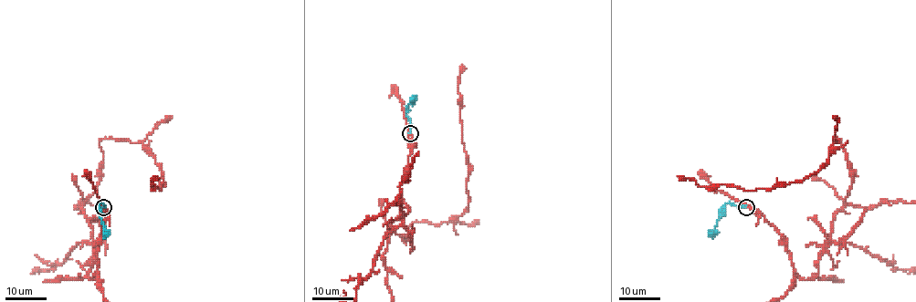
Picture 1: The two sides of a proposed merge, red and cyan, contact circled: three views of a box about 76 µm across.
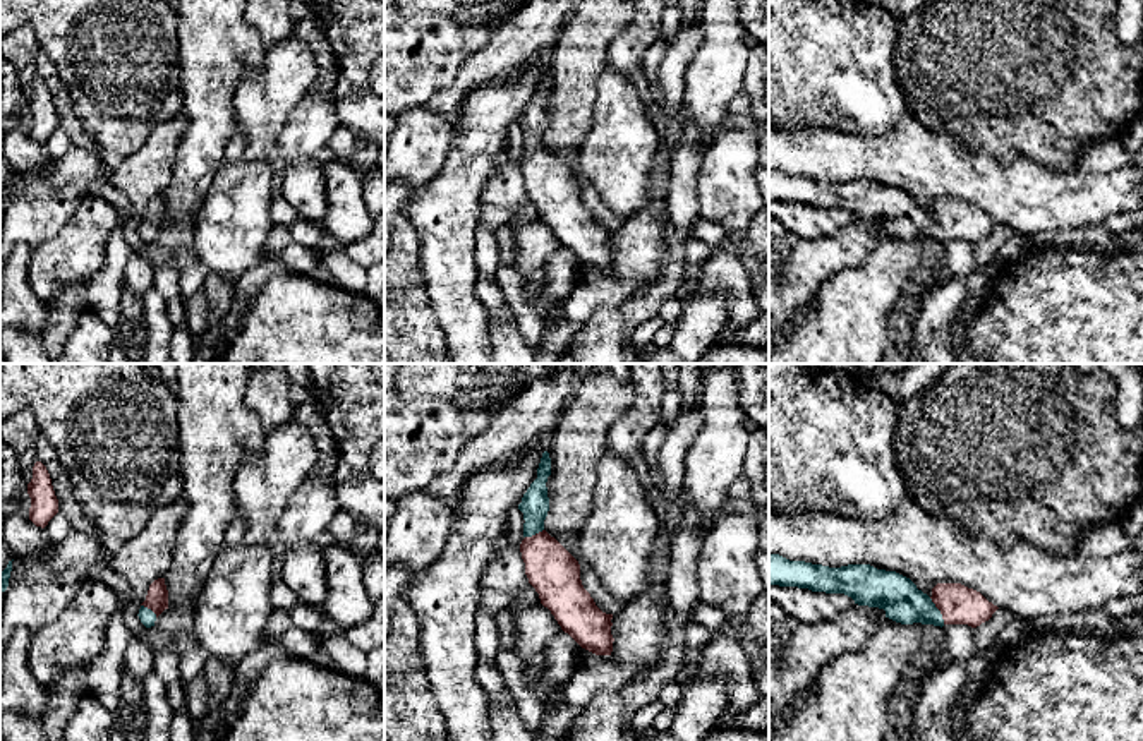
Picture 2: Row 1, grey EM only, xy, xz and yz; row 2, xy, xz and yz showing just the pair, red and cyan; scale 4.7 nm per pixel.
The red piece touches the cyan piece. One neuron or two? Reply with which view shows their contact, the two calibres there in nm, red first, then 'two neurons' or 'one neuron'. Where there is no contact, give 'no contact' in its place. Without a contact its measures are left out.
contact in yz; calibres 190 and 190 nm; one neuron

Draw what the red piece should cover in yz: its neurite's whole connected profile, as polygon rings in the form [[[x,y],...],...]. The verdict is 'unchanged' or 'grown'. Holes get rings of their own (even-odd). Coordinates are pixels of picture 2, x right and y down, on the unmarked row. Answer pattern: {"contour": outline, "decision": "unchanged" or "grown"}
{"contour": [[[769,170],[769,201],[844,209],[858,221],[884,225],[886,233],[901,240],[977,244],[999,225],[980,208],[961,199],[937,199],[928,213],[910,194],[896,187],[877,185],[870,180],[829,184],[789,177],[779,170]]], "decision": "grown"}

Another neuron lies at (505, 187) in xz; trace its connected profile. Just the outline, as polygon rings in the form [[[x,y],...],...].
[[[510,160],[499,161],[494,166],[493,173],[487,177],[481,199],[482,202],[513,213],[513,218],[510,221],[517,238],[517,252],[513,262],[525,278],[527,304],[535,309],[537,295],[542,286],[542,268],[547,257],[563,245],[551,226],[541,218],[520,218],[520,209],[529,202],[520,163]]]

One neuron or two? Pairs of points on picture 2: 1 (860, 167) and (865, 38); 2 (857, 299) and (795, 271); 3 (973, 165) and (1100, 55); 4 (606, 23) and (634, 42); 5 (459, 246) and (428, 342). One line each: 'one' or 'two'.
1: two
2: two
3: two
4: two
5: two

